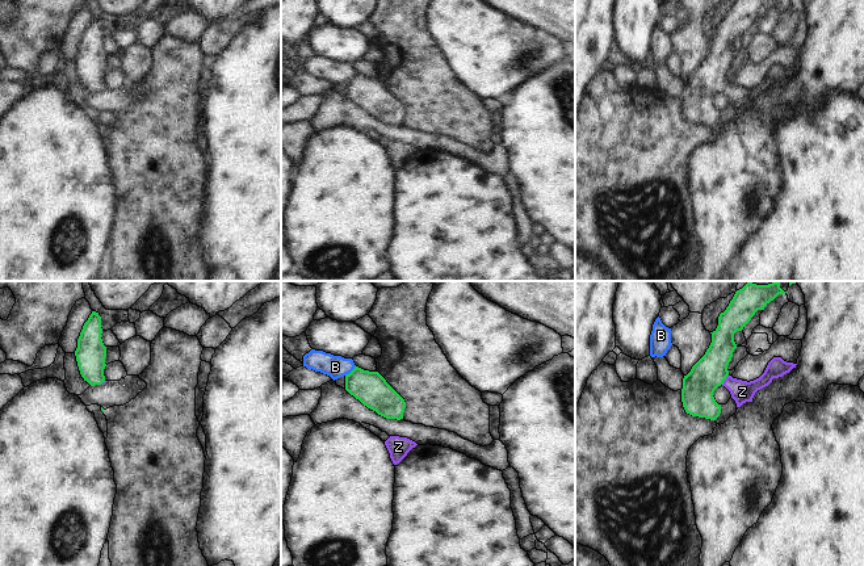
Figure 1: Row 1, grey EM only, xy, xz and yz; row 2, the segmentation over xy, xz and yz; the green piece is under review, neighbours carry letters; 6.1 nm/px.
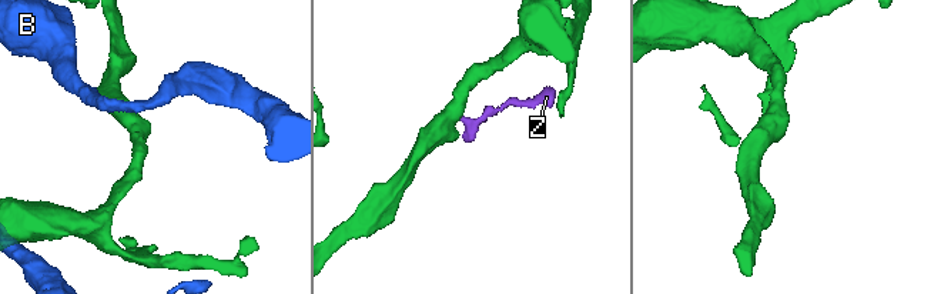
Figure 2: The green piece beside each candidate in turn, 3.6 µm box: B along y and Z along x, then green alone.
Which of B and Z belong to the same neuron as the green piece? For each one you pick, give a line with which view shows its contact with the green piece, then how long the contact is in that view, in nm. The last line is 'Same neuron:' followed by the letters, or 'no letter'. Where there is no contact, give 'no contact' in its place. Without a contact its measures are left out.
Z: meets green in yz; contact 80 nm long
Same neuron: Z

